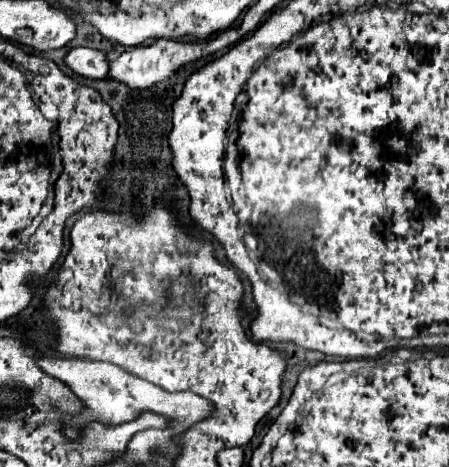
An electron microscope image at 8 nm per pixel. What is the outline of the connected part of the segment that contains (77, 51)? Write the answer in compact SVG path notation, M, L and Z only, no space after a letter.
M72 48L64 56L64 64L78 76L84 78L106 78L108 74L108 62L106 54L100 50L90 50L90 48Z

